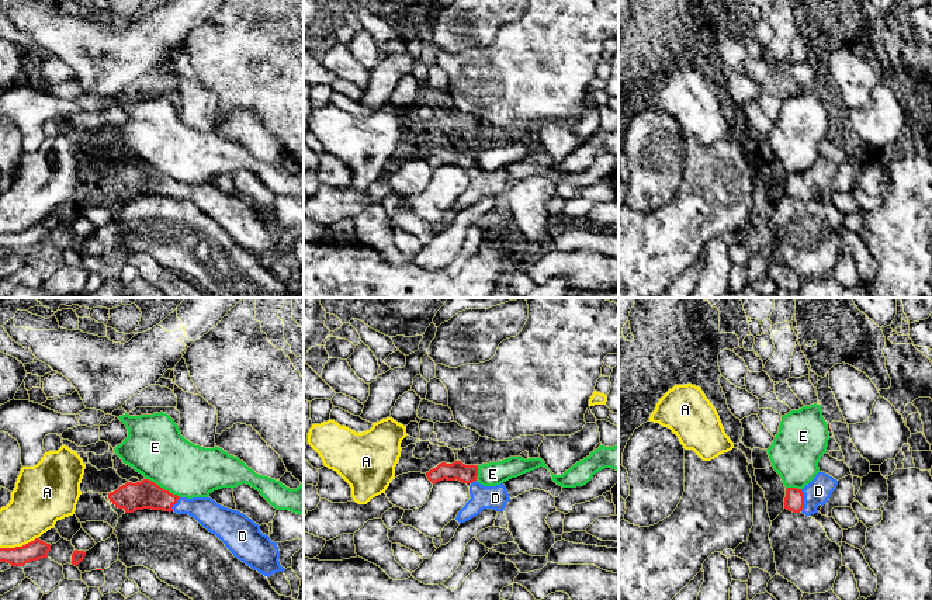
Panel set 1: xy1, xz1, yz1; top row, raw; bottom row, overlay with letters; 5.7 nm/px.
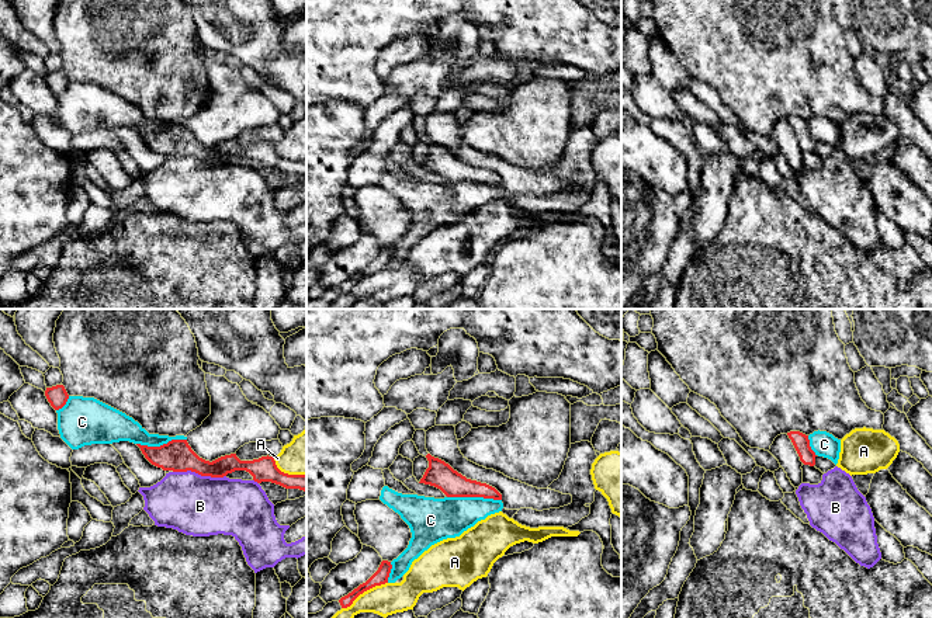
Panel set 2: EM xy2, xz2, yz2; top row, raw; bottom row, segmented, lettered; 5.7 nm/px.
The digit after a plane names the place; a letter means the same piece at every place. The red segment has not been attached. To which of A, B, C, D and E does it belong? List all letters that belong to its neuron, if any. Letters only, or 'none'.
D

